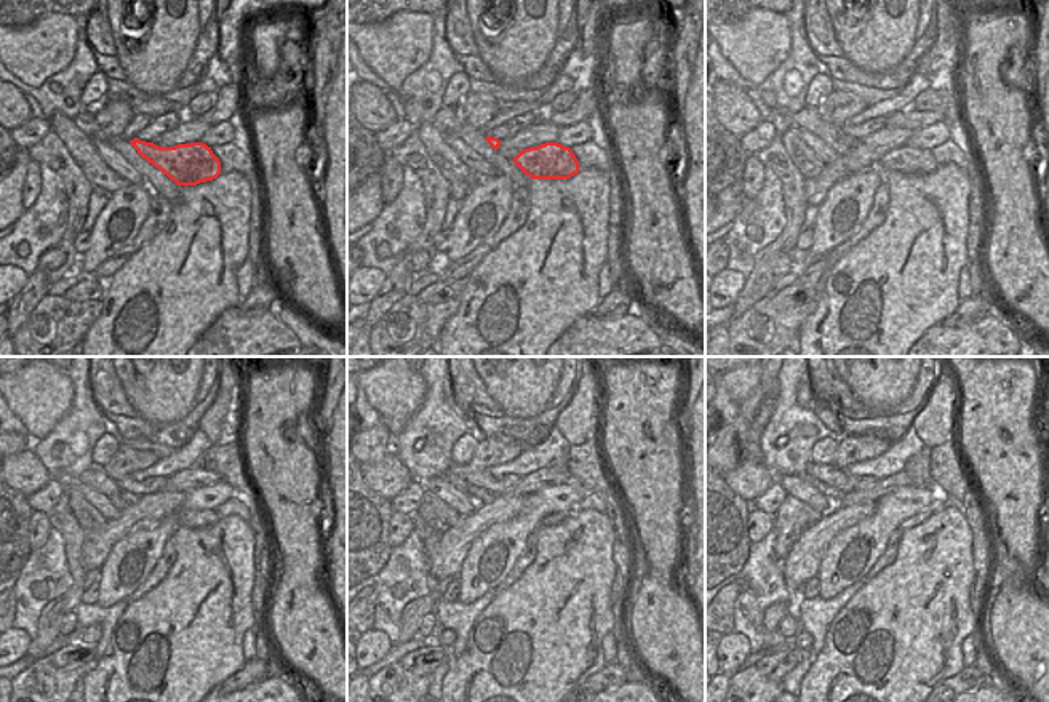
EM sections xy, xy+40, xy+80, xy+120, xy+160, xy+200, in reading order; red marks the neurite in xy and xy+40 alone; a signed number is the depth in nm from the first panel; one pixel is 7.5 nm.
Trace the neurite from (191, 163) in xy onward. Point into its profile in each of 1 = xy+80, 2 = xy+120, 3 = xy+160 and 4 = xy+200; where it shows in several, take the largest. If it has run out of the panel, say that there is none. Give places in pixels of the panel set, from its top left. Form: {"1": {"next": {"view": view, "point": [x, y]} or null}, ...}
{"1": {"next": {"view": "xy+80", "point": [909, 160]}}, "2": {"next": {"view": "xy+120", "point": [187, 517]}}, "3": {"next": {"view": "xy+160", "point": [478, 494]}}, "4": {"next": {"view": "xy+200", "point": [835, 494]}}}

